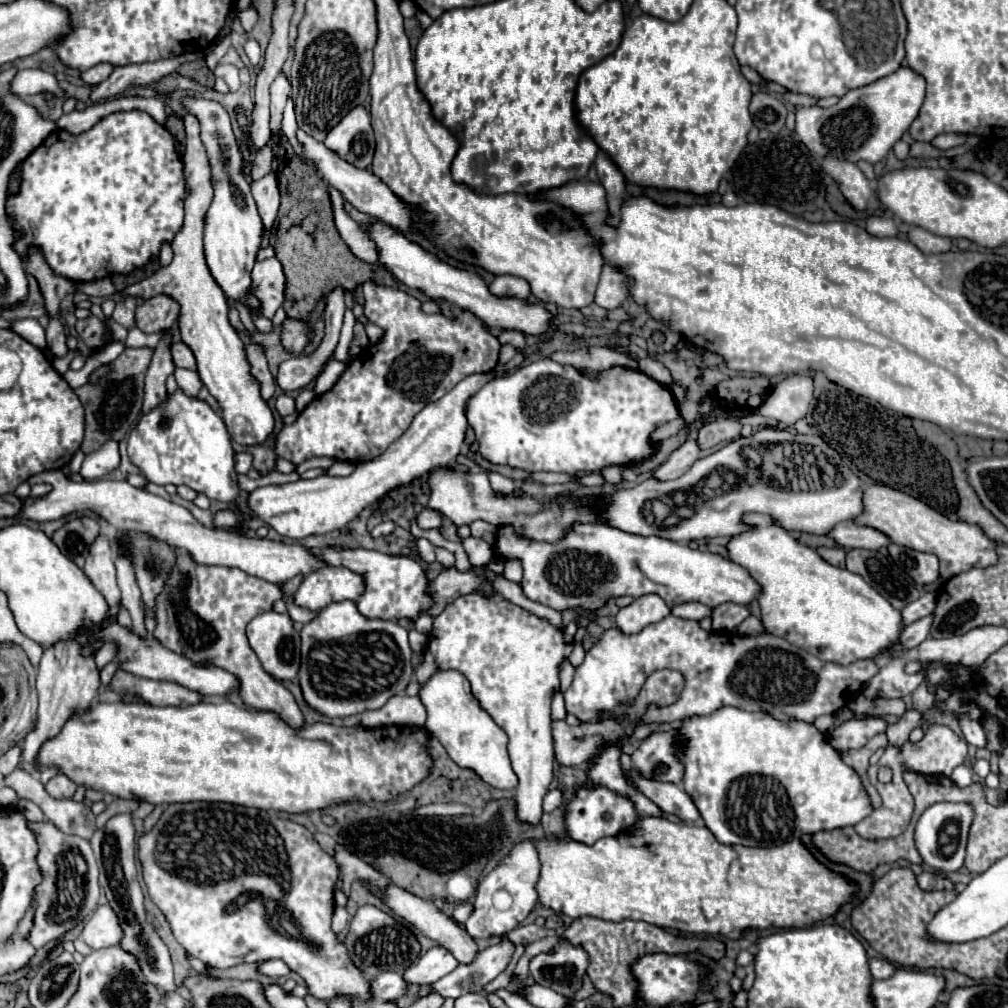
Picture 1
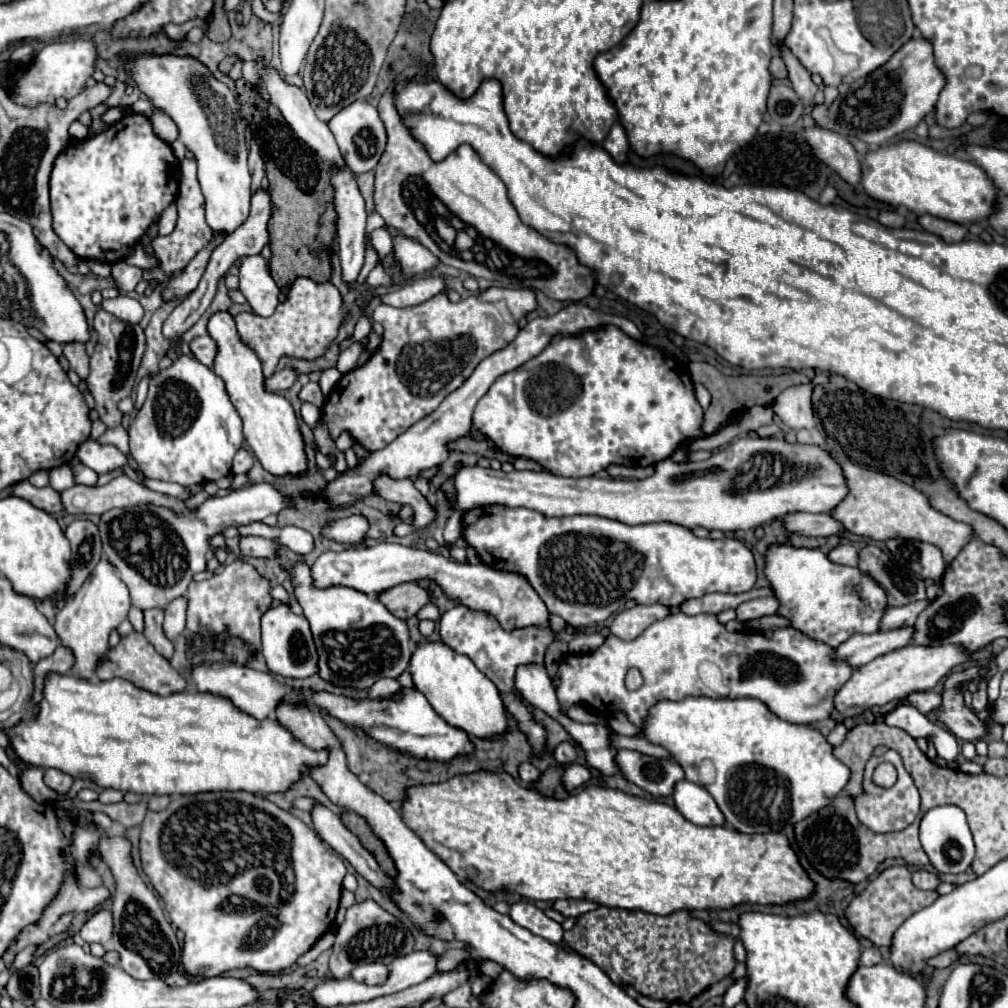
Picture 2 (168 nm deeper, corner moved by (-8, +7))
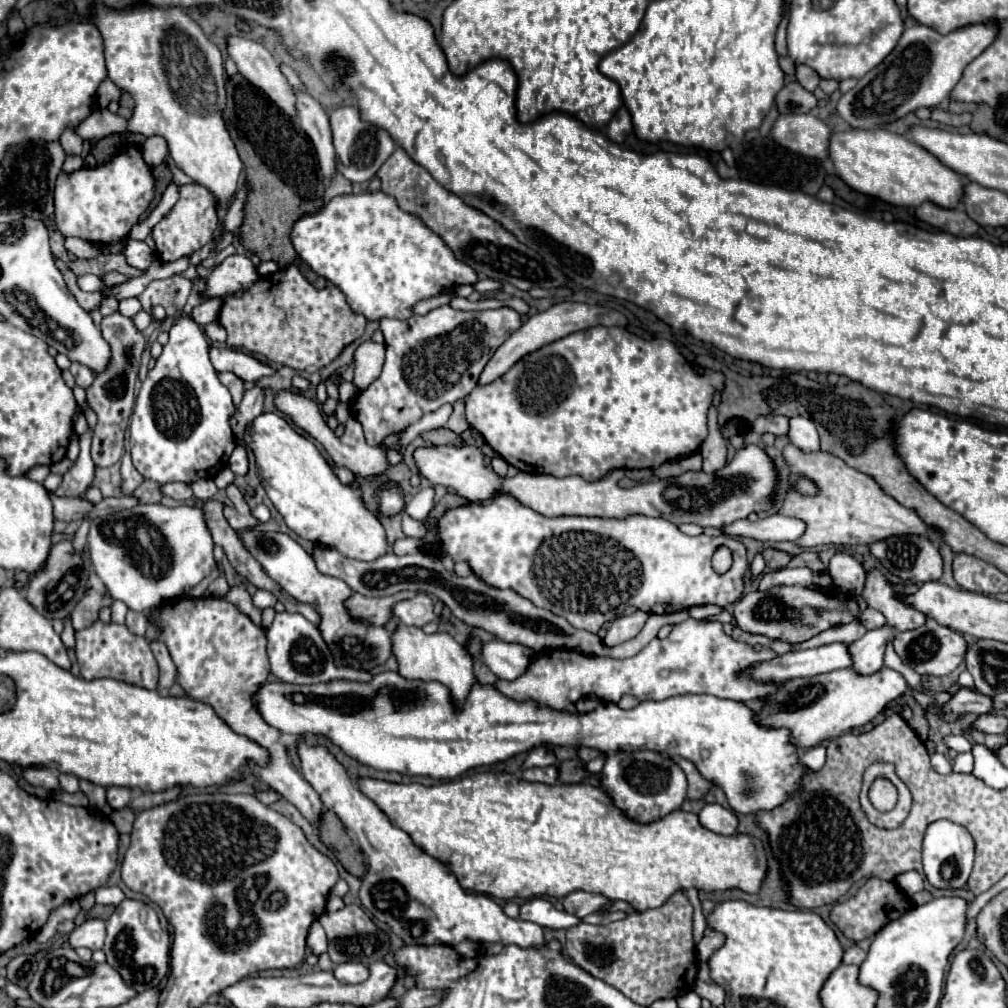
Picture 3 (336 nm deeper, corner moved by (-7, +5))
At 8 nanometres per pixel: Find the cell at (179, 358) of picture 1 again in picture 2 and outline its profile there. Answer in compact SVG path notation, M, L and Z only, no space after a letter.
M204 335L204 337L196 337L192 343L190 343L190 349L194 353L194 357L198 361L202 361L204 365L212 365L214 363L214 357L216 357L216 341L210 337L210 335Z

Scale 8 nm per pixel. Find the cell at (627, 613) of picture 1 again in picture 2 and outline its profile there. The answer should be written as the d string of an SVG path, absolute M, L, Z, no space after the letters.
M636 605L632 609L626 609L616 615L616 619L610 625L610 633L616 635L618 639L632 641L636 639L644 629L648 629L654 621L664 619L670 613L668 607L664 605Z

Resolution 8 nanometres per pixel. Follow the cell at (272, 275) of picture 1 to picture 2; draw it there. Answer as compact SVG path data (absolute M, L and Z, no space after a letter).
M252 255L244 257L238 267L240 269L238 291L246 297L250 307L262 317L270 317L274 313L280 295L280 289L270 277L266 265L268 261L262 255Z

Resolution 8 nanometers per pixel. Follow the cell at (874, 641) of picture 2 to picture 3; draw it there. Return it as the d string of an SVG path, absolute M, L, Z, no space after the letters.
M847 643L821 645L817 649L805 649L785 653L773 661L761 663L751 669L751 677L757 681L787 681L795 677L813 677L853 665Z

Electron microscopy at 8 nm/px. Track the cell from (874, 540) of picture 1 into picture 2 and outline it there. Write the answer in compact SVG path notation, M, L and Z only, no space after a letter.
M790 513L782 517L782 527L788 533L806 537L830 537L836 533L844 533L842 525L830 519L828 513Z

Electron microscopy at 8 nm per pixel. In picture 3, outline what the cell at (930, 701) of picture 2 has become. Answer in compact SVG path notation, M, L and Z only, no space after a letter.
M969 689L957 691L953 699L937 707L939 717L947 723L957 721L965 715L985 715L991 711L993 711L993 699L985 695L977 695L975 691L969 691Z

